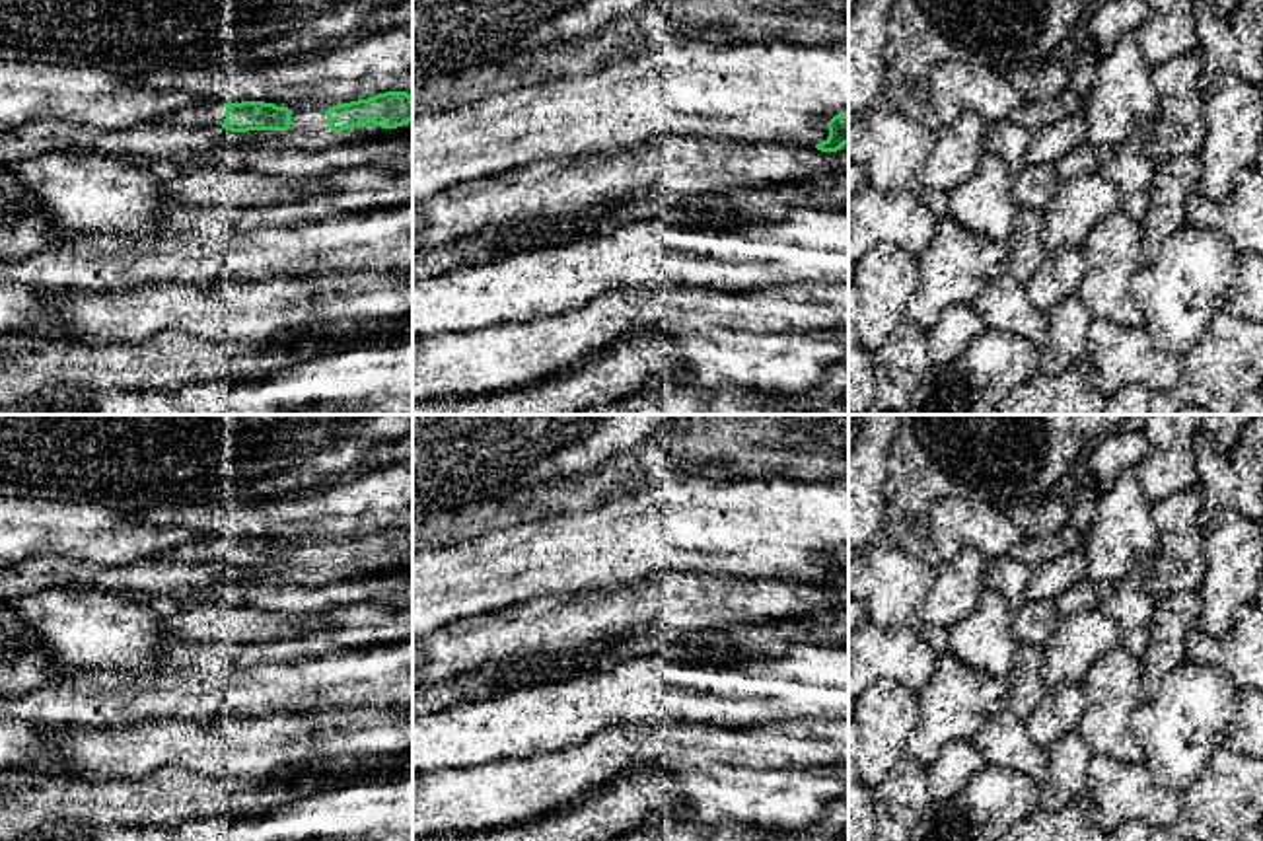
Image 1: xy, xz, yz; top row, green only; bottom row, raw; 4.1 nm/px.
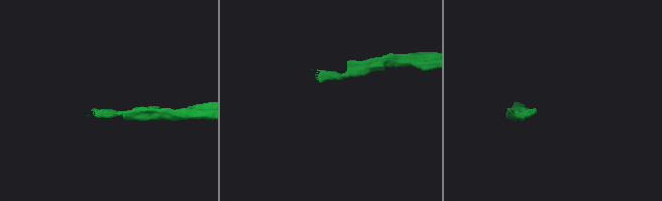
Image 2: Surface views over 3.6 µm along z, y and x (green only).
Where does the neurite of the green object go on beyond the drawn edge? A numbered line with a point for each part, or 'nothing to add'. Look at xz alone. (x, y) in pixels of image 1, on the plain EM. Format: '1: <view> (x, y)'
nothing to add

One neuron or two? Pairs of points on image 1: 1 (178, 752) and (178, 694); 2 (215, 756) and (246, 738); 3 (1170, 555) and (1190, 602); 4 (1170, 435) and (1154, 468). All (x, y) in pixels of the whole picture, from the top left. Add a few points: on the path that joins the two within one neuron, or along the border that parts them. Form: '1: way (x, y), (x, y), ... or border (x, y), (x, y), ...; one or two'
1: border (218, 717), (143, 719), (133, 725); two
2: way (222, 748), (238, 746); one
3: border (1195, 588), (1166, 594), (1156, 602); two
4: way (1170, 442), (1170, 452), (1162, 460); one

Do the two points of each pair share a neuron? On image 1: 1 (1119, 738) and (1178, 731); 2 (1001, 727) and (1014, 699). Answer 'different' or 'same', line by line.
1: different
2: different

